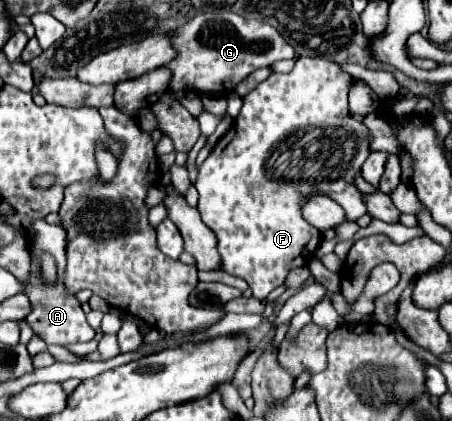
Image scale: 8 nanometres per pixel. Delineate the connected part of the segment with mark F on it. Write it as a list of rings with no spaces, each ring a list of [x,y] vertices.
[[[300,57],[290,73],[274,73],[274,75],[270,75],[266,81],[262,81],[254,91],[250,91],[244,97],[244,105],[242,105],[240,115],[234,119],[234,123],[228,129],[228,133],[216,143],[216,147],[214,147],[212,155],[208,157],[208,161],[204,161],[204,165],[198,167],[198,181],[196,181],[198,193],[200,193],[198,211],[202,215],[202,221],[216,233],[218,253],[220,253],[220,265],[222,265],[220,269],[224,273],[228,273],[228,275],[236,275],[236,277],[244,279],[250,285],[250,289],[252,289],[252,293],[254,293],[256,299],[266,299],[270,291],[274,291],[276,287],[280,287],[292,267],[306,265],[312,259],[316,247],[322,241],[321,232],[312,225],[308,225],[304,221],[304,217],[300,217],[300,201],[304,201],[304,197],[308,193],[328,193],[328,197],[332,197],[340,207],[344,207],[348,221],[356,221],[358,217],[364,215],[364,203],[360,201],[360,191],[352,183],[352,177],[360,171],[360,165],[370,155],[370,149],[368,149],[370,133],[364,127],[364,123],[352,119],[352,115],[348,111],[350,81],[352,81],[352,77],[348,73],[344,73],[336,63],[326,61],[324,57]]]

